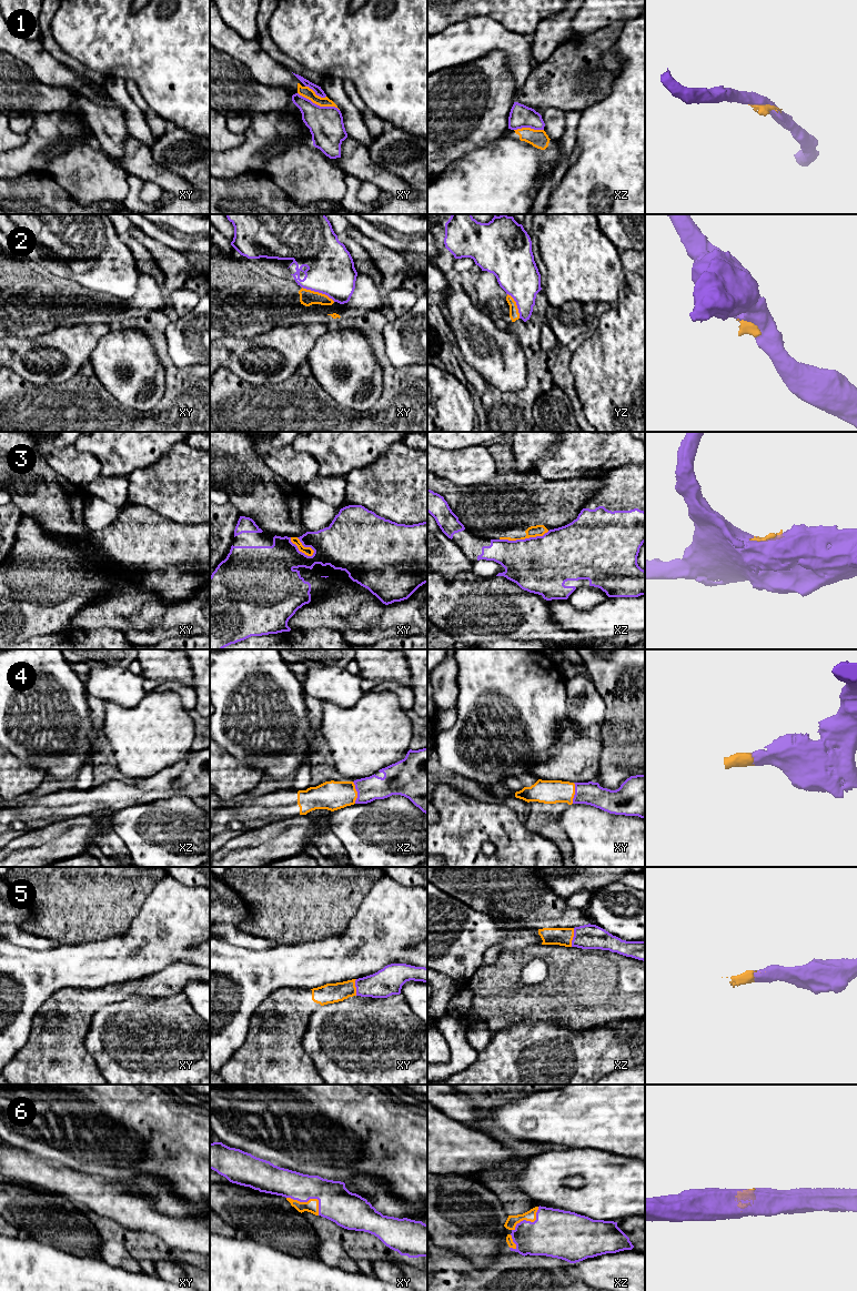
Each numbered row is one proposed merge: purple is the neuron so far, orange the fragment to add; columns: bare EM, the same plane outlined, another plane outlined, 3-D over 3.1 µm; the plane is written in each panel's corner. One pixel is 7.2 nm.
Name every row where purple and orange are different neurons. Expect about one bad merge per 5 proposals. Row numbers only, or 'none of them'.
1, 2, 3

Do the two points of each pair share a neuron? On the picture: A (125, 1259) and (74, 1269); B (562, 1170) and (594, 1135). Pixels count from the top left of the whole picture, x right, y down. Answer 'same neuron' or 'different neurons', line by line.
A: different neurons
B: different neurons

